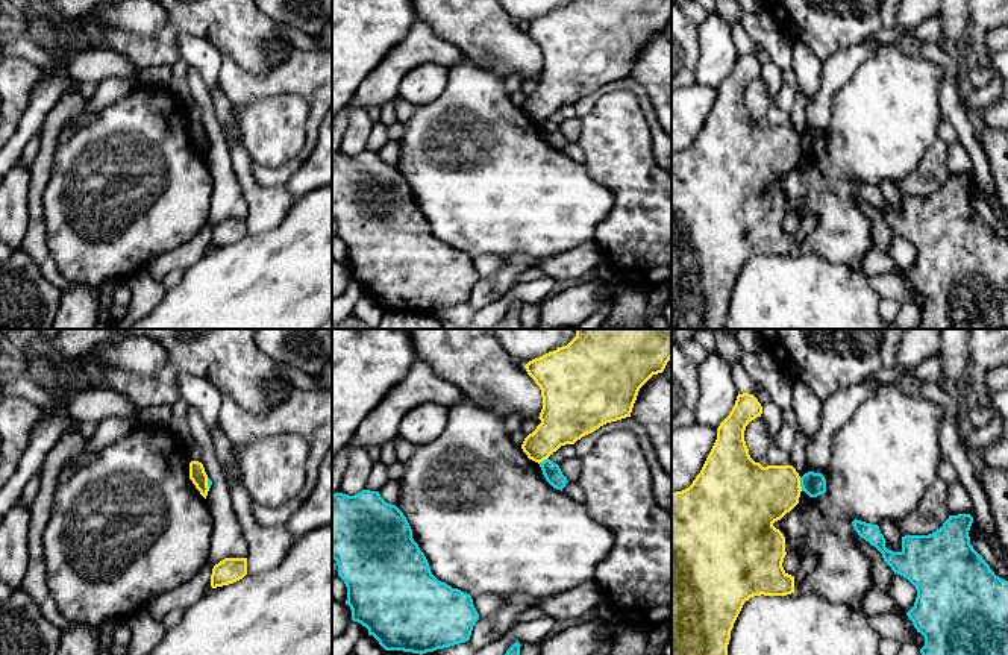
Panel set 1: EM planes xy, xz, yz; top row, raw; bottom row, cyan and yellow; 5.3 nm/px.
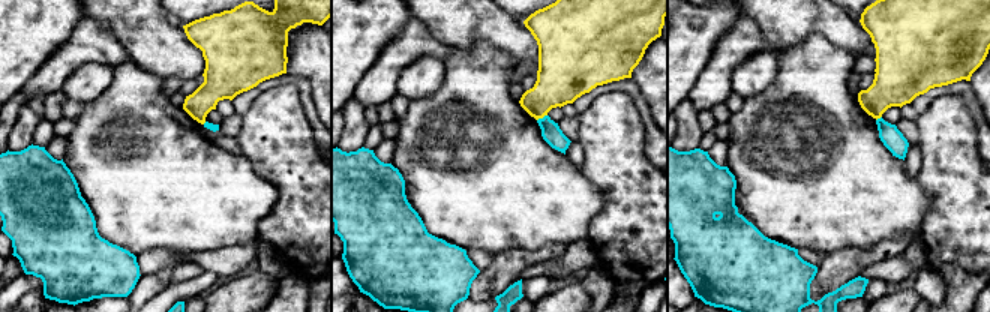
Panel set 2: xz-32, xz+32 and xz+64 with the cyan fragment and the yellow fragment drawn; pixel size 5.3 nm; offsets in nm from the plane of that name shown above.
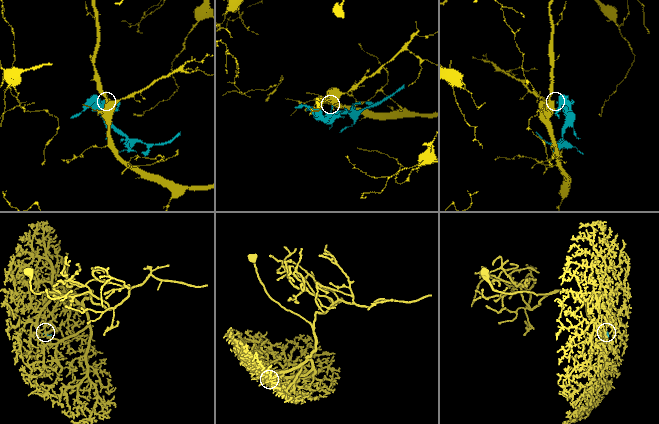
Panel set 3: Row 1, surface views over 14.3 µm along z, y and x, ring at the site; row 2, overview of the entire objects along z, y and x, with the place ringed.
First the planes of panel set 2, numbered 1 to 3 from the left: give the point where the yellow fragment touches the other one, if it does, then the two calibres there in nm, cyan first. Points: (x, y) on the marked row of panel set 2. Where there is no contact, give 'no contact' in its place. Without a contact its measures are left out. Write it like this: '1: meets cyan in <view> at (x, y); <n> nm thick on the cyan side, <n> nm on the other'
1: no contact
2: meets cyan in xz+32 at (543, 117); 110 nm thick on the cyan side, 280 nm on the other
3: meets cyan in xz+64 at (878, 119); 110 nm thick on the cyan side, 260 nm on the other

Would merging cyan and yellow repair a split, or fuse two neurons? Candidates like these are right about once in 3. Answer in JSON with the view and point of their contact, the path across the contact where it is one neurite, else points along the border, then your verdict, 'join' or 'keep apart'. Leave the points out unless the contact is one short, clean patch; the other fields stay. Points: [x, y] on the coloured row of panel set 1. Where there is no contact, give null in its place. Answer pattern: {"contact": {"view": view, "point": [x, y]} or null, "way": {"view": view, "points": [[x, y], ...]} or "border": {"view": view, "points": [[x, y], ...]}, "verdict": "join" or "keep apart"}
{"contact": {"view": "yz", "point": [801, 484]}, "border": {"view": "yz", "points": [[799, 478], [802, 490]]}, "verdict": "keep apart"}

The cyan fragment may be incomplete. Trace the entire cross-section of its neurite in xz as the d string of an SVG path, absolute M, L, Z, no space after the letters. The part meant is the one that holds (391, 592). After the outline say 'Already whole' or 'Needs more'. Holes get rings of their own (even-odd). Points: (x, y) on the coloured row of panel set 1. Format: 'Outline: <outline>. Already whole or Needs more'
Outline: M362 490L355 496L332 494L332 558L338 566L338 576L347 587L346 605L352 610L352 620L368 629L385 650L426 653L450 647L470 640L479 614L470 594L438 581L424 553L412 538L412 529L403 512L387 503L379 491Z. Already whole

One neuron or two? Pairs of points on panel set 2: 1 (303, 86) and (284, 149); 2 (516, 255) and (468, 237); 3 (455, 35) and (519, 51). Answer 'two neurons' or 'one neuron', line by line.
1: two neurons
2: two neurons
3: one neuron

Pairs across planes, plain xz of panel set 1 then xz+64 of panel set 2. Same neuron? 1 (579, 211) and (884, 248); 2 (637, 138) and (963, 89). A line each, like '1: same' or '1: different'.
1: different
2: different

